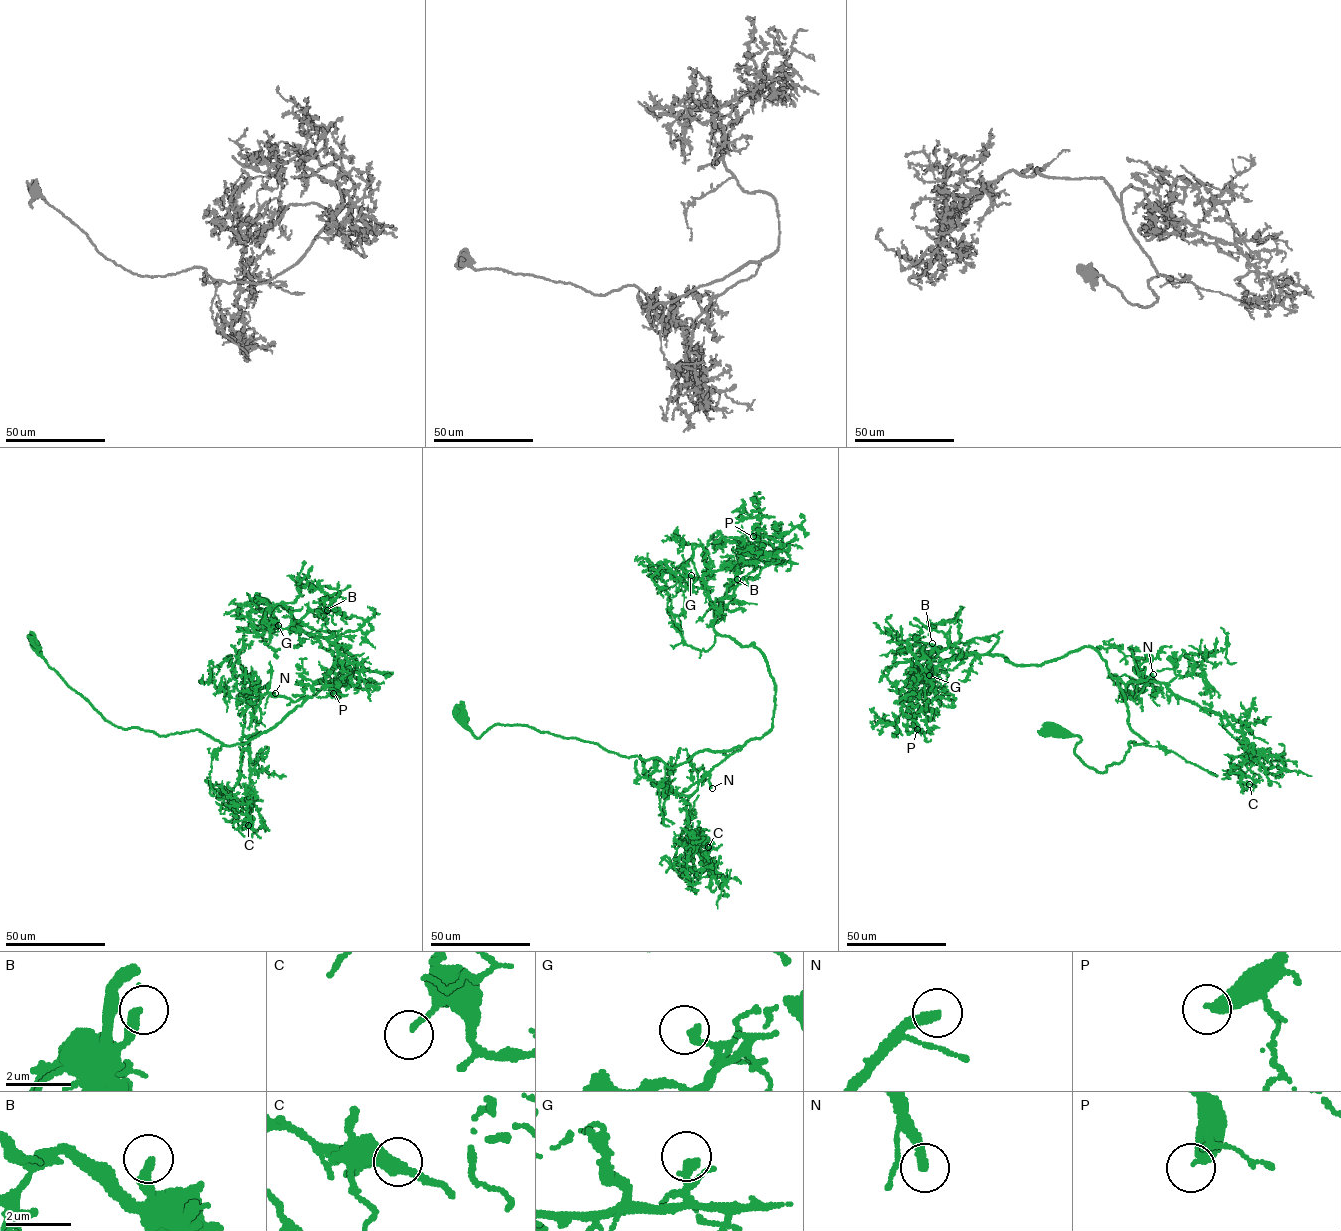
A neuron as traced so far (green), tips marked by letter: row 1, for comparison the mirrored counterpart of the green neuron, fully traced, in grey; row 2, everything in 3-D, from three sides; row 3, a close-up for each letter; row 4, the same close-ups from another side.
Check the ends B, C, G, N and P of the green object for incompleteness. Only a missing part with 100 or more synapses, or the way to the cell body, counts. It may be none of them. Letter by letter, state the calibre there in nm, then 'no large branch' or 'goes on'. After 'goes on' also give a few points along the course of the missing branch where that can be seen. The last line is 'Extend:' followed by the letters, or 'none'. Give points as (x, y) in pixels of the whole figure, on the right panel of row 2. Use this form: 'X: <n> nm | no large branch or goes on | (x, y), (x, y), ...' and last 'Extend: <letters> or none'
B: 340 nm | no large branch
C: 140 nm | no large branch
G: 280 nm | no large branch
N: 300 nm | goes on | (1153, 674), (1165, 671), (1172, 677), (1205, 679), (1214, 697), (1224, 701), (1243, 716)
P: 340 nm | no large branch
Extend: N

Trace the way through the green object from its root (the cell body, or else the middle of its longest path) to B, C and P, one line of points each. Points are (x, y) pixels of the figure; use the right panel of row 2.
B: (1056, 731), (1080, 737), (1075, 754), (1101, 772), (1129, 742), (1147, 741), (1092, 647), (1017, 665), (932, 643)
C: (1056, 731), (1104, 772), (1147, 741), (1118, 678), (1163, 683), (1220, 715), (1249, 784)
P: (1056, 731), (1101, 772), (1147, 741), (1087, 646), (1038, 665), (954, 656), (907, 694), (917, 729)

